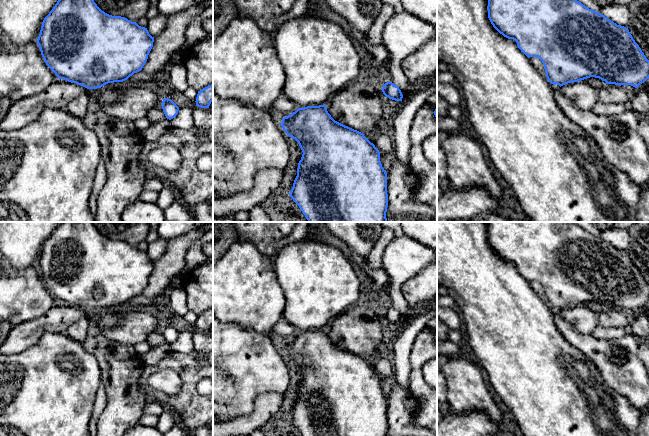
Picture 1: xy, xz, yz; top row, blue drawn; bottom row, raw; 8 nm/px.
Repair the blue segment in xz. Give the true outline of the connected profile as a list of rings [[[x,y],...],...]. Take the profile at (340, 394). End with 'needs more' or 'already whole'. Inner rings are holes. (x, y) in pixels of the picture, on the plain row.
[[[325,329],[298,332],[292,338],[282,342],[280,349],[289,361],[292,361],[298,366],[303,376],[301,384],[298,387],[297,400],[289,417],[290,421],[299,430],[302,436],[387,436],[387,397],[382,391],[379,374],[363,357],[335,345],[328,337]]]; already whole

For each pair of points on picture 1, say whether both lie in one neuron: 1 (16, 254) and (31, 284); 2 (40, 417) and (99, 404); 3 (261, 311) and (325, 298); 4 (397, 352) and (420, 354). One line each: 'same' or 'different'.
1: different
2: different
3: different
4: different

